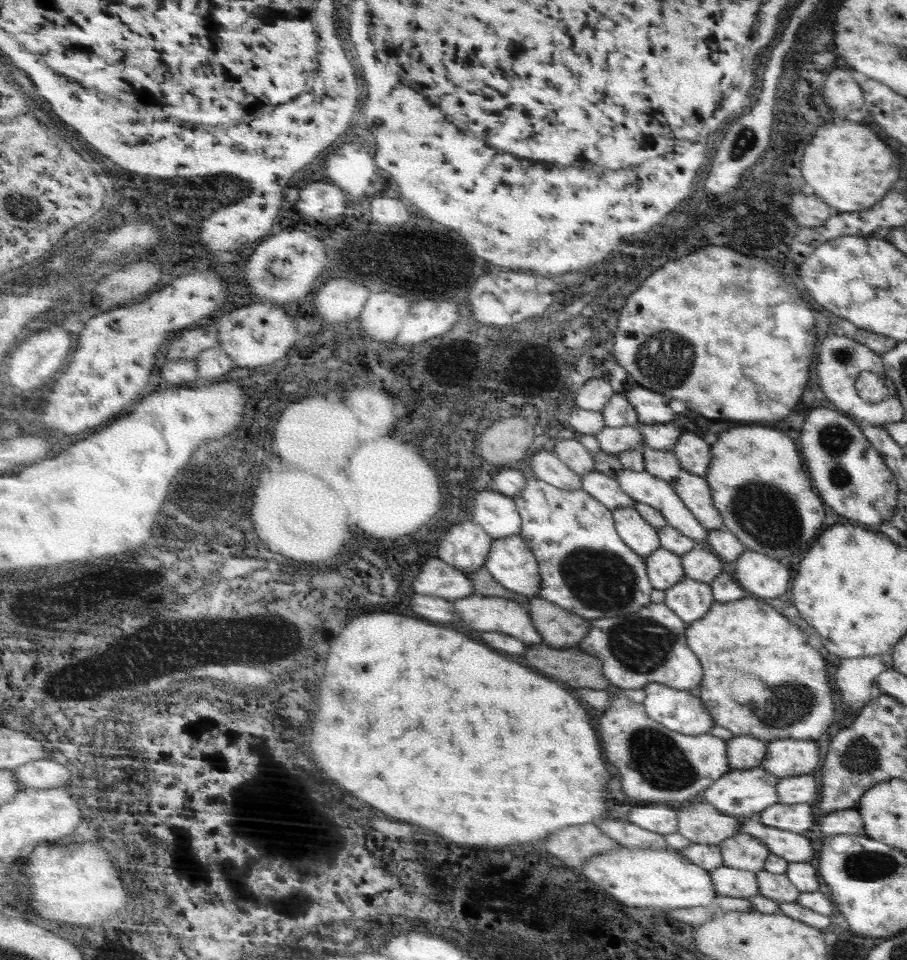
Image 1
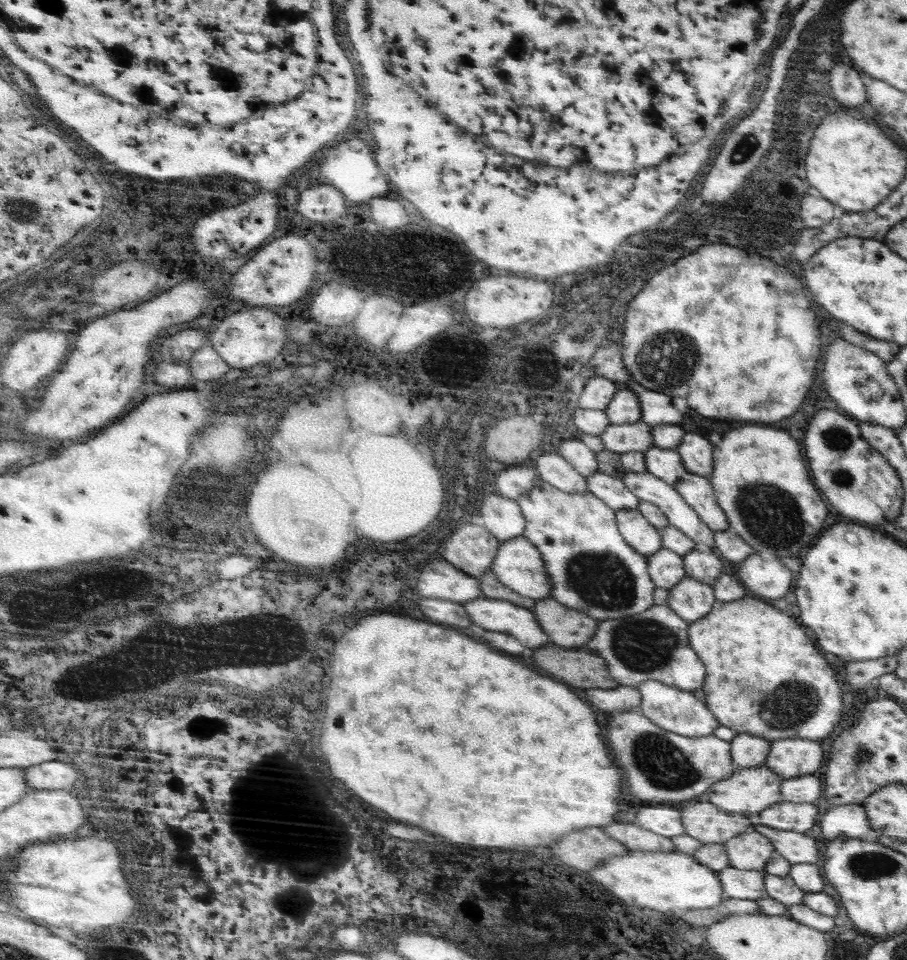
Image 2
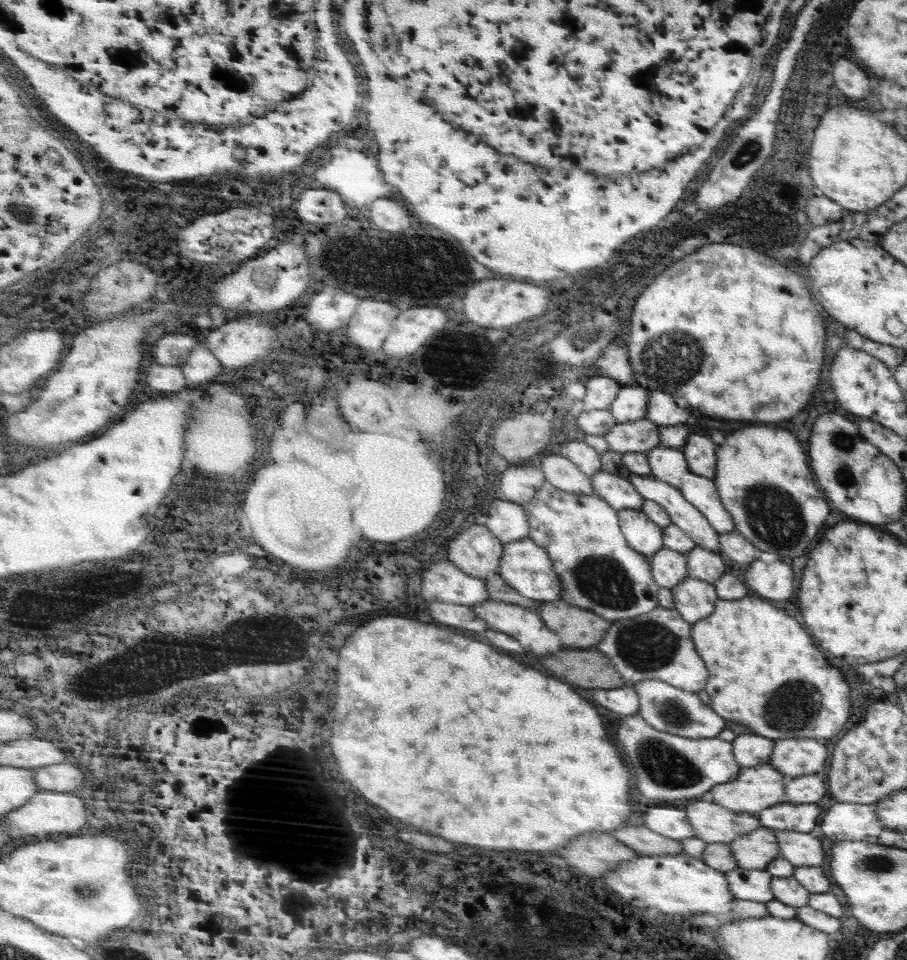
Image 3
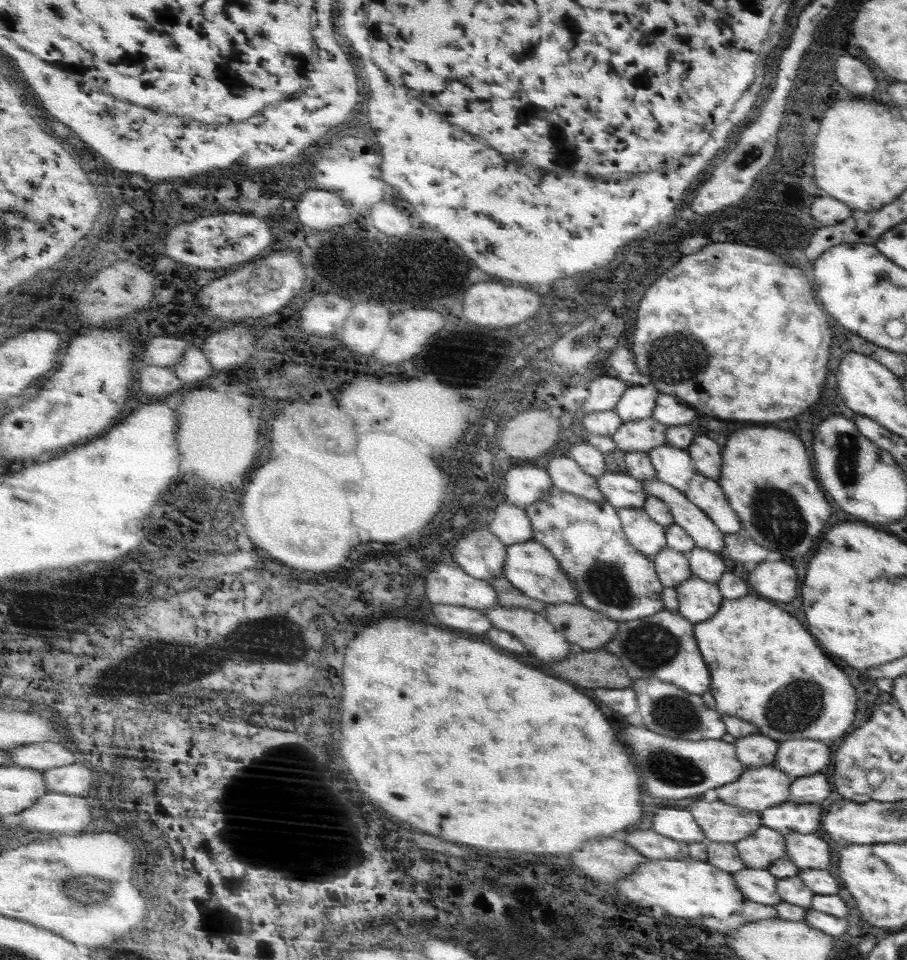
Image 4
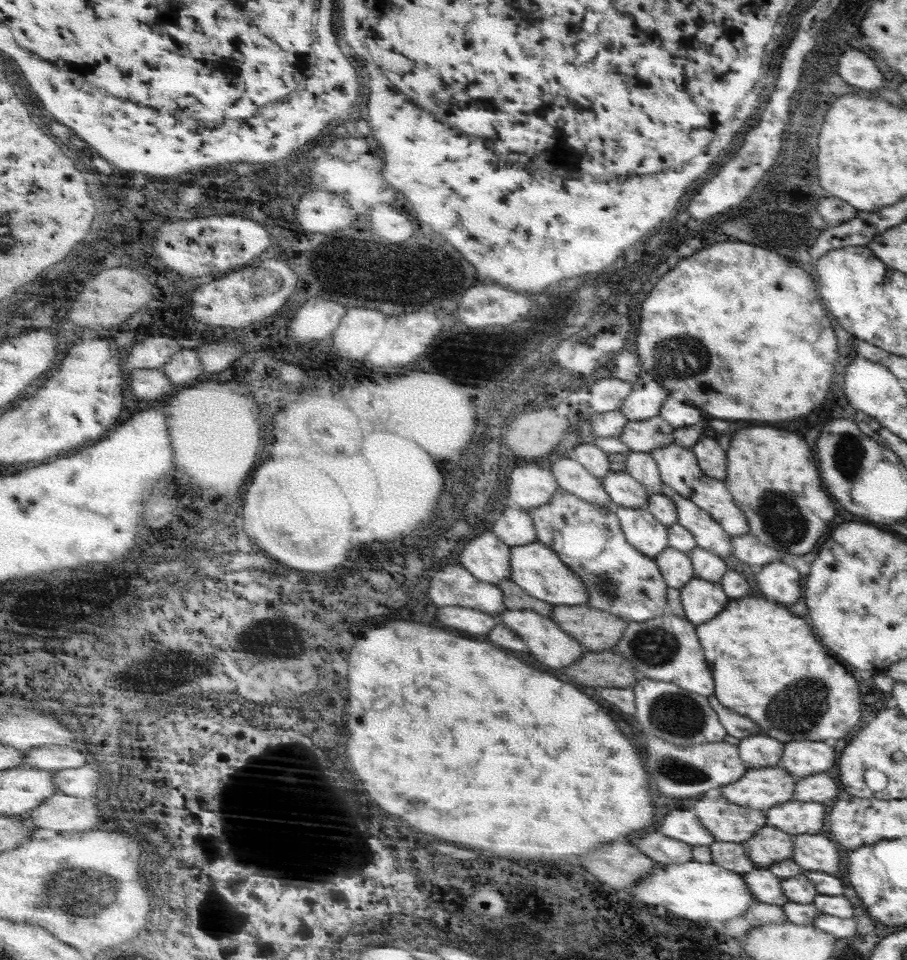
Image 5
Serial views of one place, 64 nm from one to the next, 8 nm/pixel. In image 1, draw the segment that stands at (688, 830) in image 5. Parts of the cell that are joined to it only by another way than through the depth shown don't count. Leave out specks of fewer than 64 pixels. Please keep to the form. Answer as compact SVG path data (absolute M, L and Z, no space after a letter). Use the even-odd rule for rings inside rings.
M635 806L629 810L629 822L655 834L675 834L677 832L677 810L661 806Z

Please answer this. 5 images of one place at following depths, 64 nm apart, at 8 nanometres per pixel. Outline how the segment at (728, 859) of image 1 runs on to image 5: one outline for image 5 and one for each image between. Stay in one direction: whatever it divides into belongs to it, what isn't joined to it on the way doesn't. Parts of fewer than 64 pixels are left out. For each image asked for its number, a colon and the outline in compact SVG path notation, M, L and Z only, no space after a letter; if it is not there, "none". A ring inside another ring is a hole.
2: M755 830L733 836L723 846L729 860L729 868L739 868L739 870L761 872L775 852L771 842L763 834L757 834Z
3: M763 826L741 838L735 838L729 848L737 866L743 870L765 870L767 864L781 854L777 838Z
4: M759 826L751 836L739 840L735 848L745 868L753 868L753 870L767 870L769 864L783 858L787 852L783 834L767 826Z
5: M763 826L747 842L741 842L741 846L747 858L761 870L793 858L793 836L773 826Z

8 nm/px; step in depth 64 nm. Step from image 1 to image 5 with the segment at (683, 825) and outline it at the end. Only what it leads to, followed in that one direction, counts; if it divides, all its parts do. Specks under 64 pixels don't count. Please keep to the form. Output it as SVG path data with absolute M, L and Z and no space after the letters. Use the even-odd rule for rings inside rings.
M723 796L701 798L693 804L691 812L697 816L697 822L701 822L705 830L713 834L715 842L741 844L747 842L757 830L767 826L767 818L761 810L731 804Z

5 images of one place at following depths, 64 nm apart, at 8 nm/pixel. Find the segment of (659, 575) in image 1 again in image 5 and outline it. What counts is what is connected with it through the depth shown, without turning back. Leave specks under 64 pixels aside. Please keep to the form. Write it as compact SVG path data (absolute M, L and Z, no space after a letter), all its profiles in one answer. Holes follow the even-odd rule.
M665 548L653 562L655 562L657 570L661 572L667 588L679 590L695 576L691 562L689 562L689 556L679 550Z

